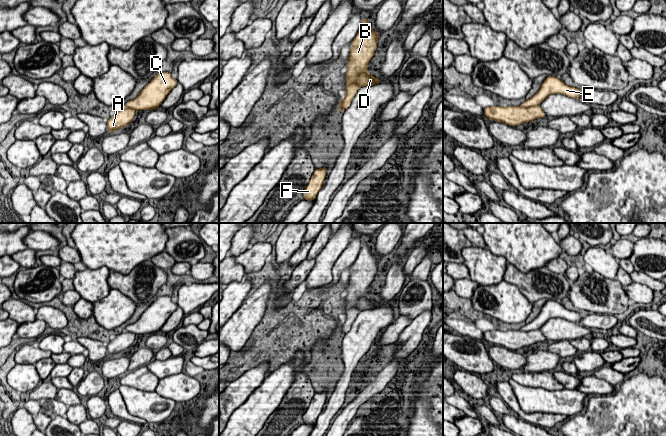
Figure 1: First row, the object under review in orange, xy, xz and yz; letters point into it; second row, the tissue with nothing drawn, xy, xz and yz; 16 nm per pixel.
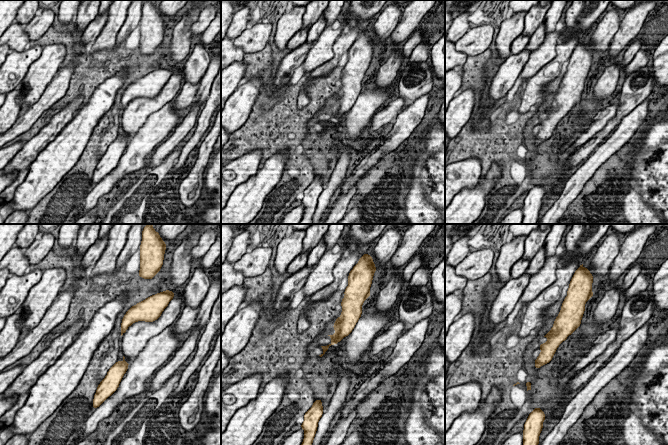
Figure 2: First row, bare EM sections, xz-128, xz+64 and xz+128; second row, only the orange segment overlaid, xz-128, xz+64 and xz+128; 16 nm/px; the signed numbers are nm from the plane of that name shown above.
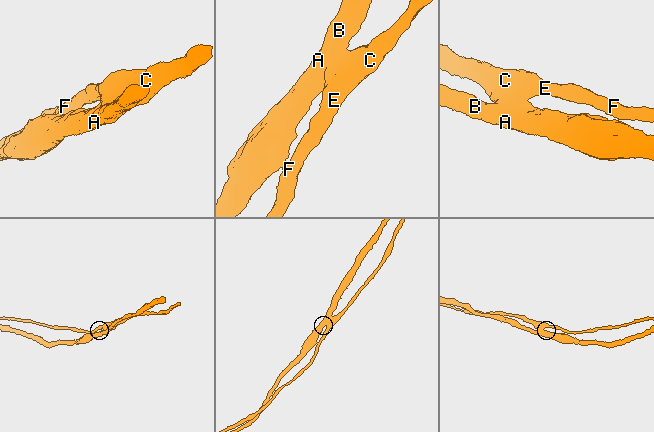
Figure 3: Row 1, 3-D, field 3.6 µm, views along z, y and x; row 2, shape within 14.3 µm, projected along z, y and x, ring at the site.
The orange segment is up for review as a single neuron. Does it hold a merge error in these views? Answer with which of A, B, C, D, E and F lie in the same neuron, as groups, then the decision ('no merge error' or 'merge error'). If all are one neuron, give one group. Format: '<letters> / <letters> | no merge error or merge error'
A B / C D E F | merge error

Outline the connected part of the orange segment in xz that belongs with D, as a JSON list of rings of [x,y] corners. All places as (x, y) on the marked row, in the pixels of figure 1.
[[[365,71],[359,75],[356,83],[361,88],[365,86],[376,85],[378,83],[381,83],[381,80],[372,76],[369,71]]]

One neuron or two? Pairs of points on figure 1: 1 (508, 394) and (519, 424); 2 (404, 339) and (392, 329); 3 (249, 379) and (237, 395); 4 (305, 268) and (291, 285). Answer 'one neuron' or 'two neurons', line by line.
1: two neurons
2: two neurons
3: one neuron
4: one neuron

